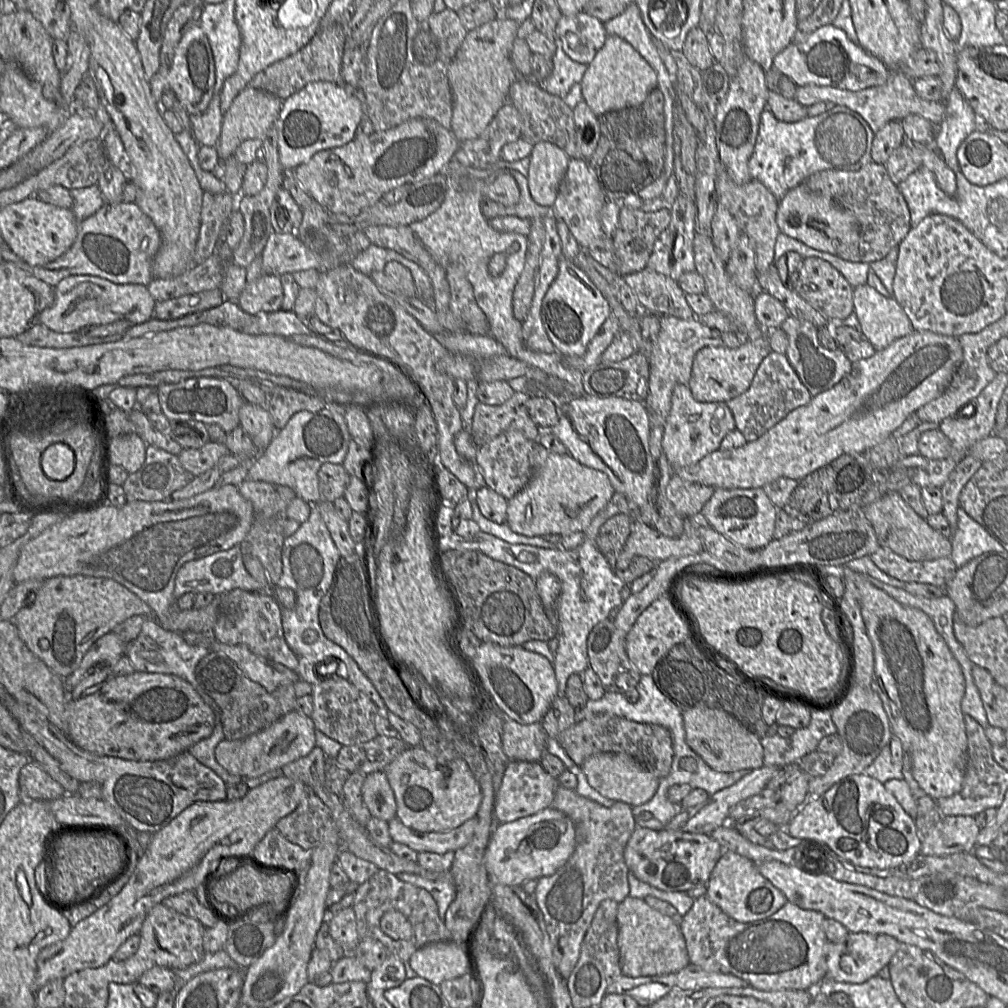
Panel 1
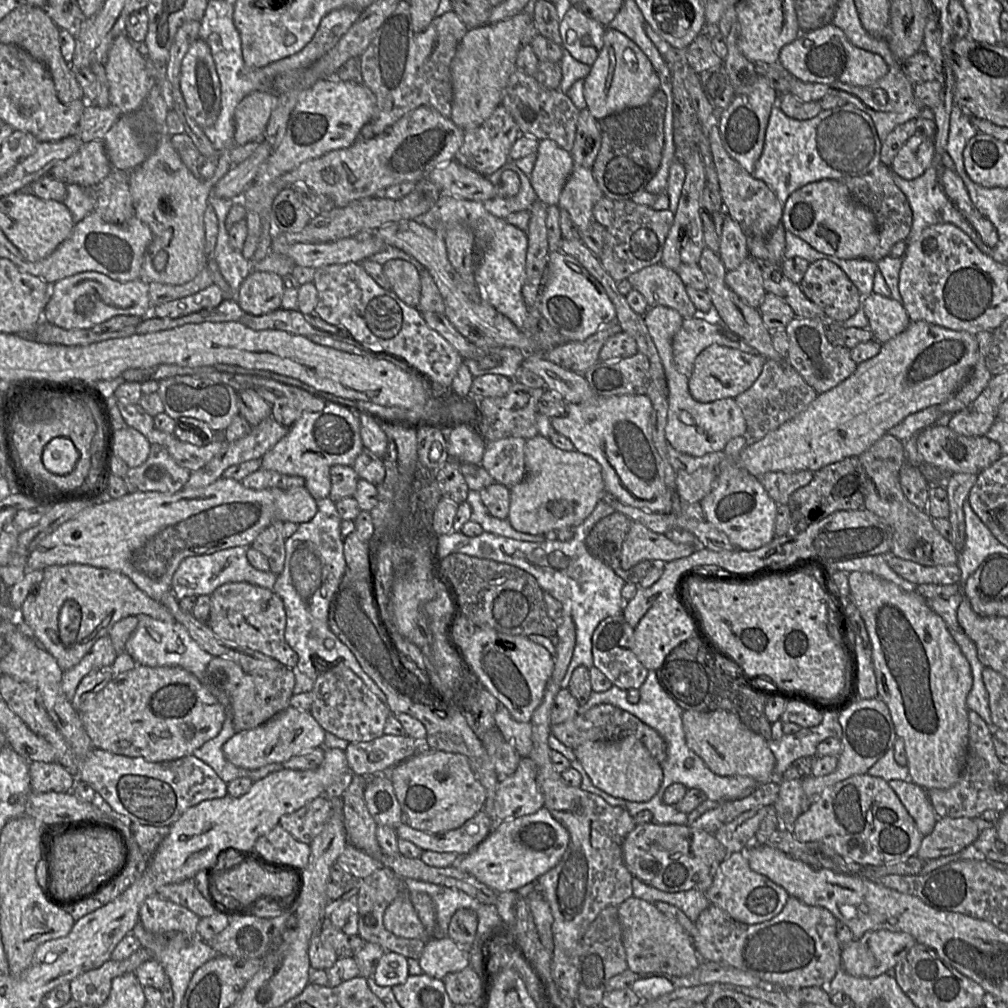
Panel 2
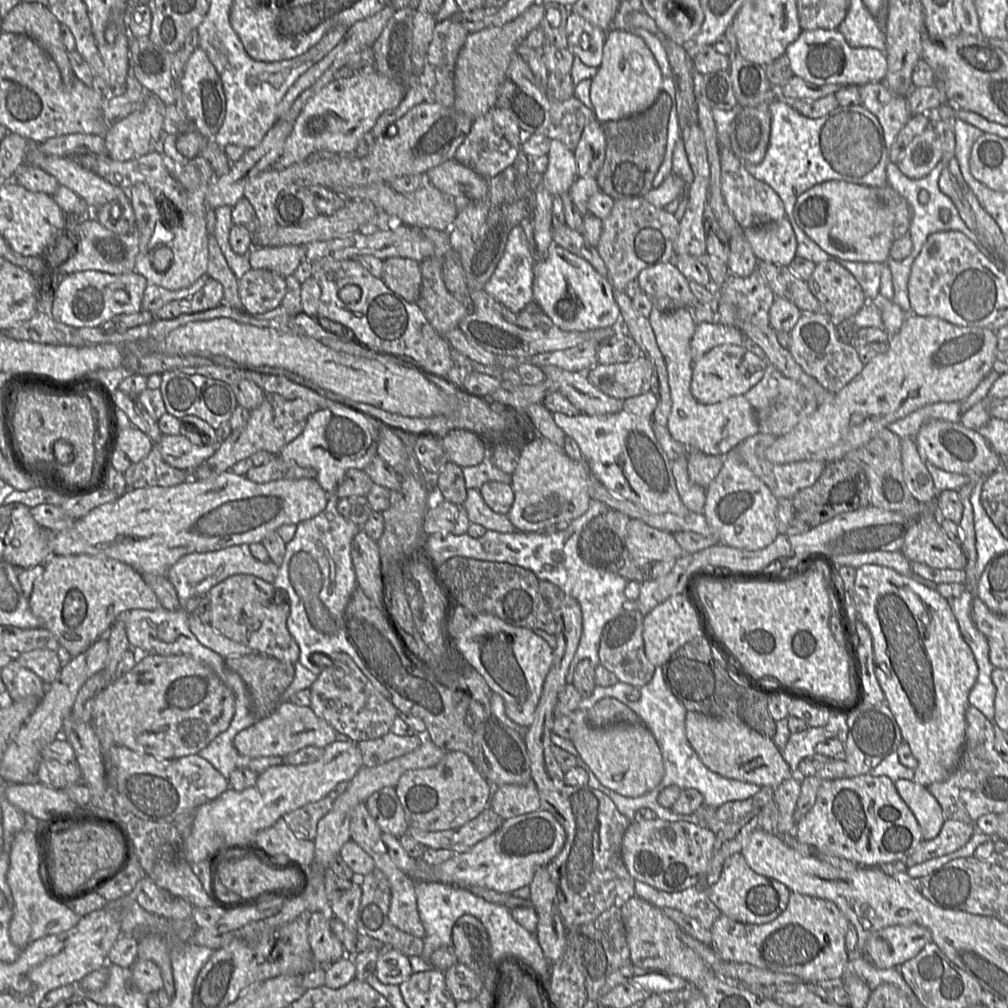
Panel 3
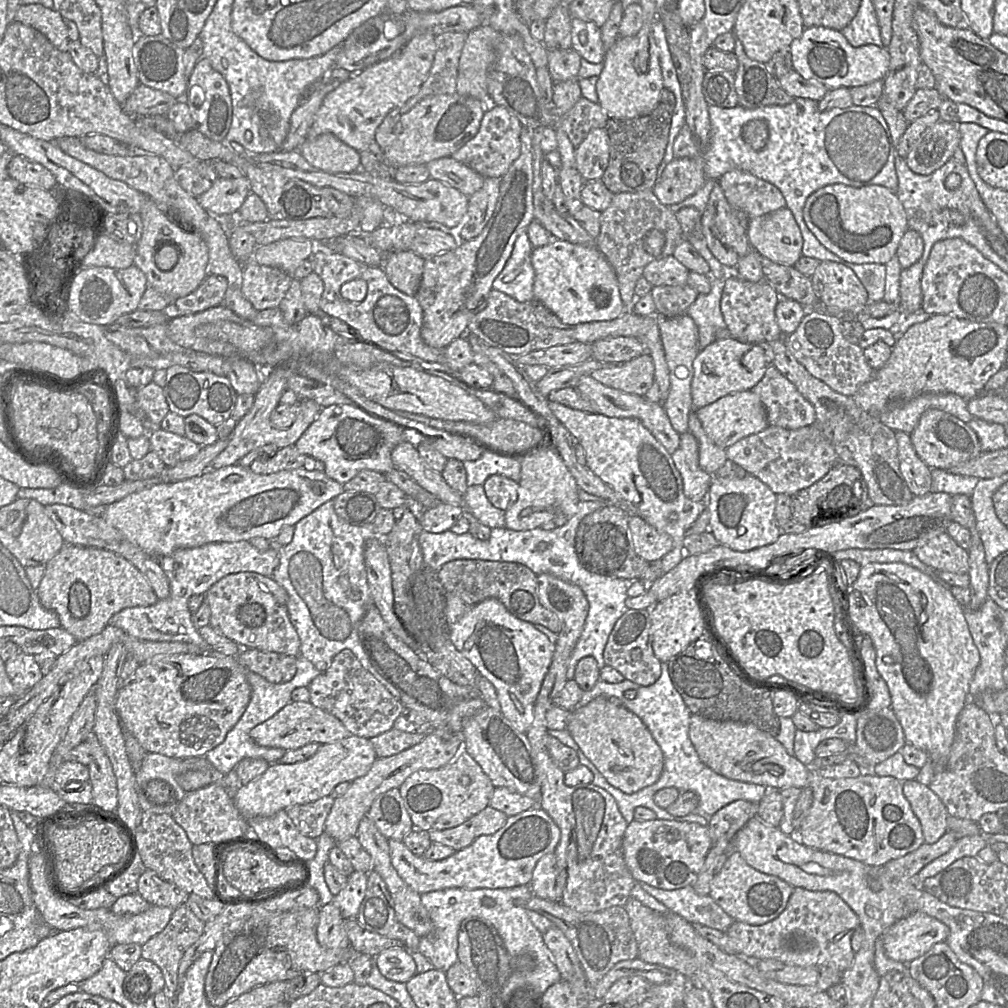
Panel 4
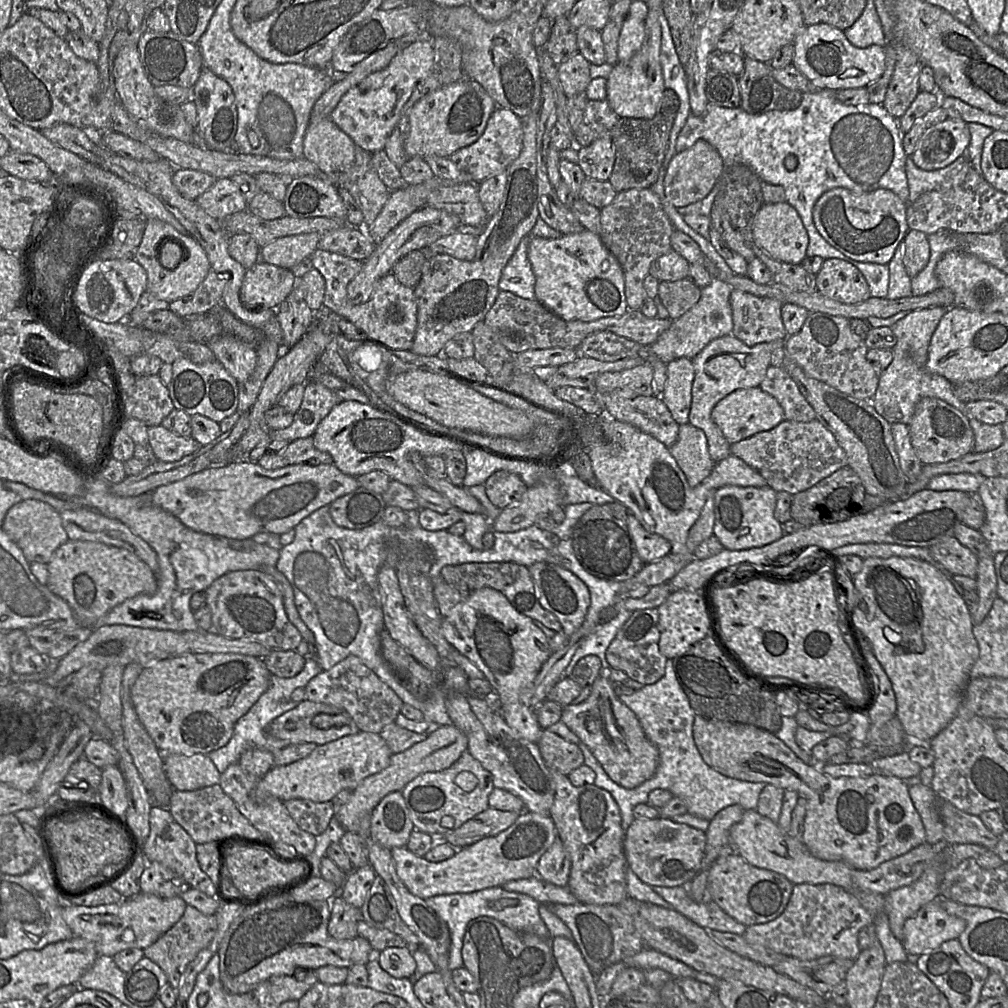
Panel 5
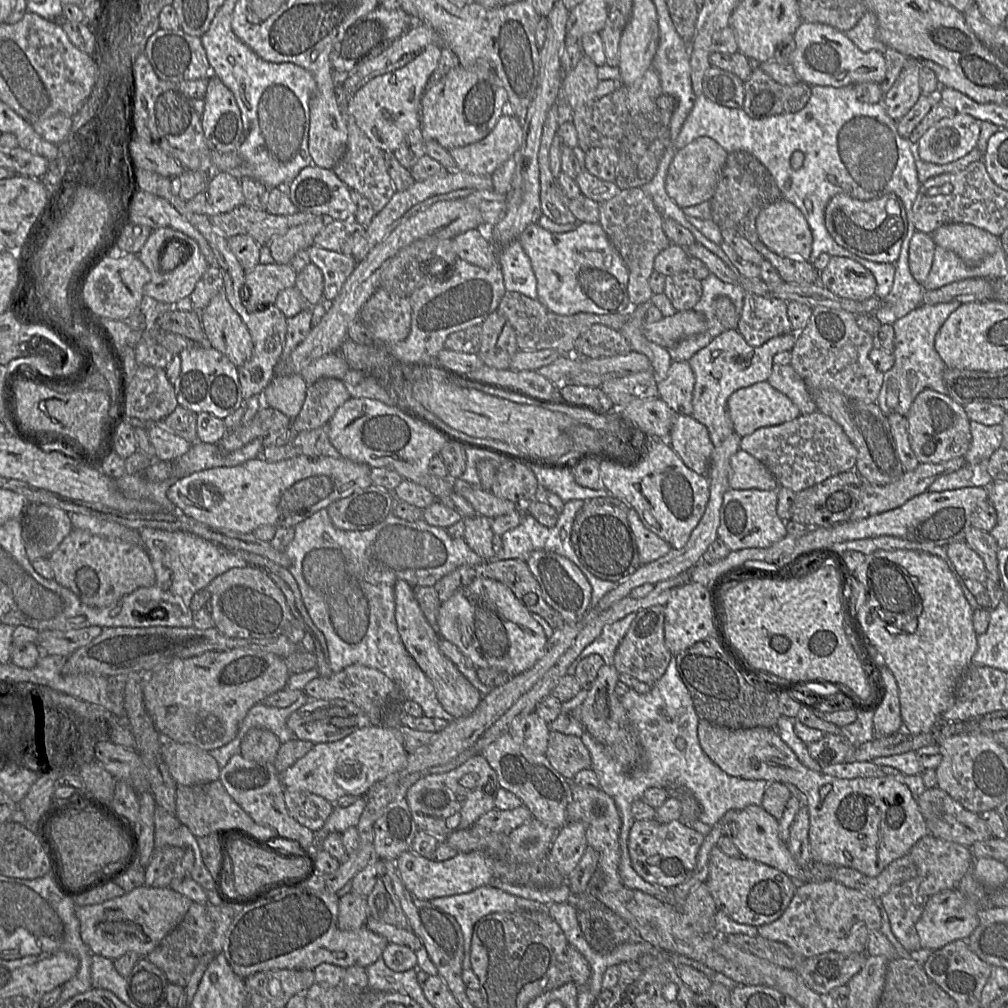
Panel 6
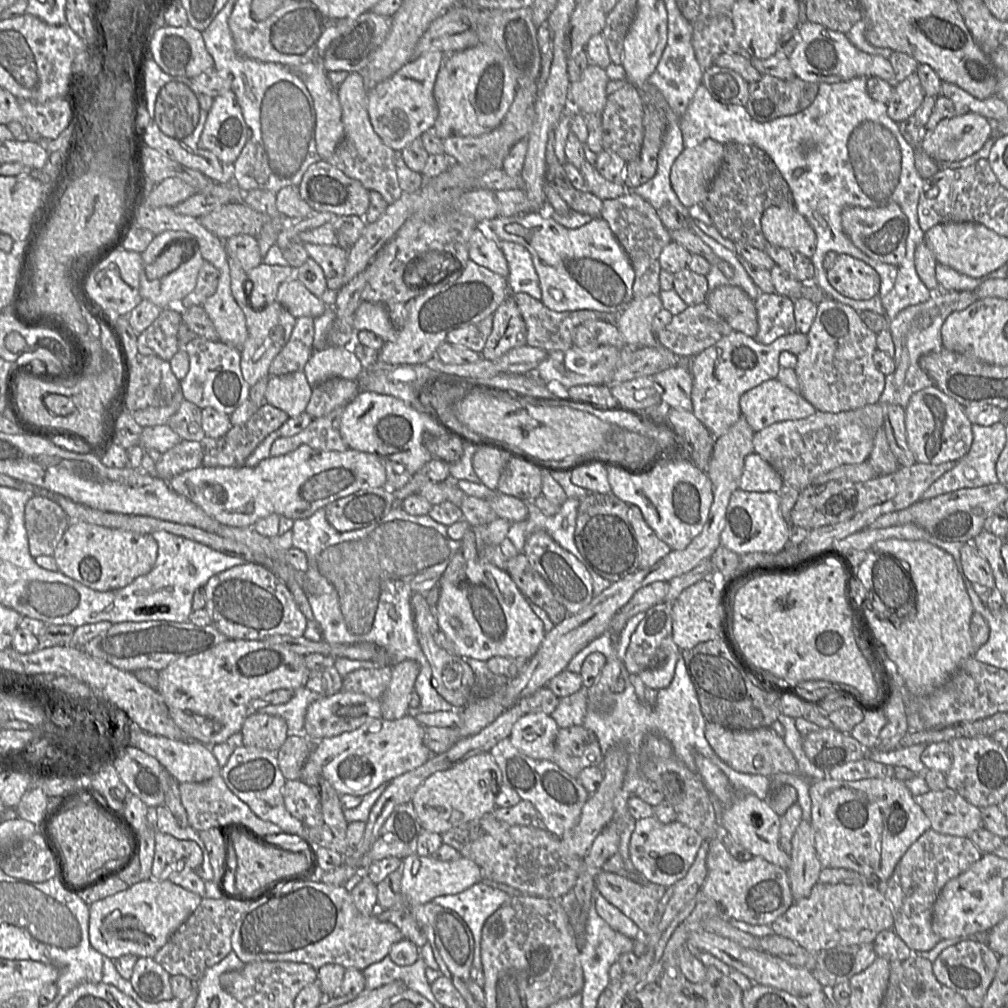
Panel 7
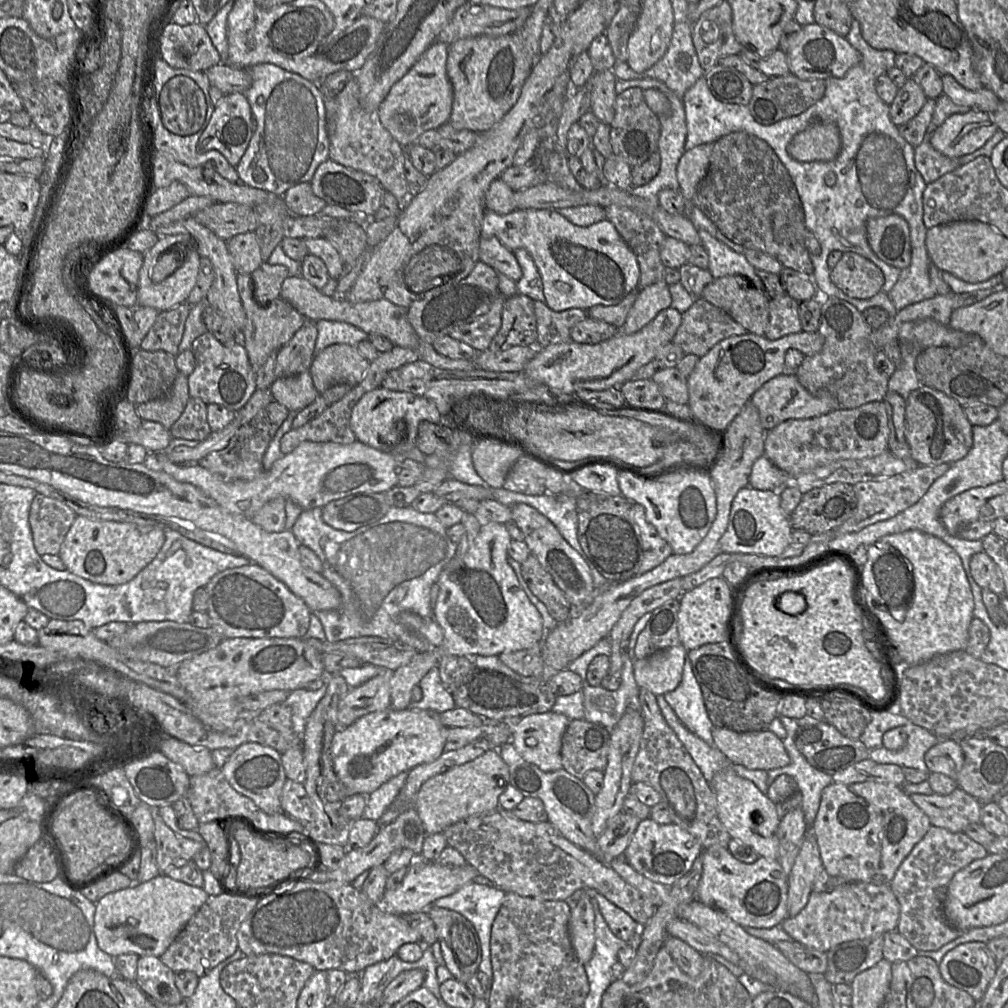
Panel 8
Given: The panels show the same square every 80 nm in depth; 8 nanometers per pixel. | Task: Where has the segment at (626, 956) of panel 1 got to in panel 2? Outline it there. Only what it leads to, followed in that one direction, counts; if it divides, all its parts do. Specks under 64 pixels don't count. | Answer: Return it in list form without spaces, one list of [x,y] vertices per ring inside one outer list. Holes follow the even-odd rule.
[[[632,896],[618,906],[618,917],[630,971],[682,977],[691,974],[702,962],[691,936],[675,919],[660,912],[654,903]]]

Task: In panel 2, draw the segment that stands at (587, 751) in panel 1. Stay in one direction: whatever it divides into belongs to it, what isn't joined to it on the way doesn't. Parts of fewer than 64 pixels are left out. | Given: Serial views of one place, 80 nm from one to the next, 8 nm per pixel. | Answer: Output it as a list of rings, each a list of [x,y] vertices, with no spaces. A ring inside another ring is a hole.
[[[611,704],[596,705],[583,714],[577,714],[563,723],[552,725],[551,733],[563,745],[573,750],[586,742],[613,742],[626,736],[635,736],[659,764],[667,758],[667,744],[657,731],[632,714]]]

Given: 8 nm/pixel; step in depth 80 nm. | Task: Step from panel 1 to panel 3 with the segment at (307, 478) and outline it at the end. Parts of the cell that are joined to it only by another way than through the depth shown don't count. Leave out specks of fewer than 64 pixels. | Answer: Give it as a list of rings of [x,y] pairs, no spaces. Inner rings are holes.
[[[342,404],[319,409],[306,420],[303,432],[285,445],[278,456],[288,464],[317,471],[316,480],[328,494],[335,494],[349,469],[364,469],[377,456],[377,435],[382,422]]]

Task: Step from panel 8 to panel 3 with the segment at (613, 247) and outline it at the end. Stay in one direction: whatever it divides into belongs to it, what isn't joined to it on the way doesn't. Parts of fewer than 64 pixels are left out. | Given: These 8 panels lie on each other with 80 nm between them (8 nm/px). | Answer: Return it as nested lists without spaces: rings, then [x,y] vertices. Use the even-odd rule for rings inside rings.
[[[552,244],[546,257],[533,267],[533,297],[543,312],[560,329],[565,331],[586,331],[597,328],[617,327],[620,310],[613,296],[613,285],[607,277],[600,275],[585,259],[568,250]]]

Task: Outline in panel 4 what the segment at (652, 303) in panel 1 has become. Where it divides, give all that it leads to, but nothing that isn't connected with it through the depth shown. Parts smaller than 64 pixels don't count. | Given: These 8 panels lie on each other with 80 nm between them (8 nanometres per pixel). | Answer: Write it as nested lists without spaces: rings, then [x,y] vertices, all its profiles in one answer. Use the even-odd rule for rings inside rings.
[[[670,255],[646,265],[642,277],[653,287],[661,285],[677,286],[687,284],[689,272],[673,255]]]

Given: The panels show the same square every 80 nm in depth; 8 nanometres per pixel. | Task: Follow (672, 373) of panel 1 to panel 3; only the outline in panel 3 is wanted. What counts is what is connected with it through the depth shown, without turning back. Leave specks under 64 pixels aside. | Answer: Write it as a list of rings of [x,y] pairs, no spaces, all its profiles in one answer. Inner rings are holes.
[[[700,322],[696,324],[690,342],[693,363],[713,347],[722,344],[744,347],[758,357],[765,358],[764,351],[737,327],[720,322]]]

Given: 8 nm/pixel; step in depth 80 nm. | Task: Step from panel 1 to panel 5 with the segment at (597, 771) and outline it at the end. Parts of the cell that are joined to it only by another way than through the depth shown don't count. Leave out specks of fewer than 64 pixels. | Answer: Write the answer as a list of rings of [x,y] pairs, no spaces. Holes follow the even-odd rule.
[[[601,671],[584,702],[563,707],[561,721],[589,748],[613,782],[634,789],[655,774],[659,751],[646,737],[636,715],[620,702],[613,684],[608,679],[608,672]]]

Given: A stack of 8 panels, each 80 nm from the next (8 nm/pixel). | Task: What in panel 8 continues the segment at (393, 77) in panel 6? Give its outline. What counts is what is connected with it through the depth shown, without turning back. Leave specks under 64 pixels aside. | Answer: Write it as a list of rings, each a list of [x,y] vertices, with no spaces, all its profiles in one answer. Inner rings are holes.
[[[434,42],[408,72],[398,80],[377,108],[383,127],[402,146],[411,146],[427,130],[435,130],[449,121],[453,104],[453,87],[446,72],[448,46]]]

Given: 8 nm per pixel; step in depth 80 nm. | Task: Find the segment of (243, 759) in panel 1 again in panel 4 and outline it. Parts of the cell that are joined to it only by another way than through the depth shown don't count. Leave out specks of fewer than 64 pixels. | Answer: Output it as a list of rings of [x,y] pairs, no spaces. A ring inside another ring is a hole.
[[[291,701],[268,720],[255,726],[249,732],[250,738],[259,746],[282,748],[286,751],[301,748],[307,744],[328,744],[351,734],[343,723],[332,714],[315,707],[310,702]]]

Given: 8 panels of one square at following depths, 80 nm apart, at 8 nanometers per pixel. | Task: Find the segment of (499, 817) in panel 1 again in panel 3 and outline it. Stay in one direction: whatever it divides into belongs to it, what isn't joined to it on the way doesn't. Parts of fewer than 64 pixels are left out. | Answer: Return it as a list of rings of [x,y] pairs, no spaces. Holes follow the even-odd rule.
[[[533,781],[525,785],[504,784],[494,787],[490,807],[503,820],[541,809],[539,793]]]

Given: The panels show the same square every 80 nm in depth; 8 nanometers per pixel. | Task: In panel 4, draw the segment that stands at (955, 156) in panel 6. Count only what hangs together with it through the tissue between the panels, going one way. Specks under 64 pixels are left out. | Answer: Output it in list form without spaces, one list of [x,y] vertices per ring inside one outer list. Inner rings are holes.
[[[940,120],[927,128],[905,157],[910,170],[929,175],[951,159],[960,144],[958,124]]]

